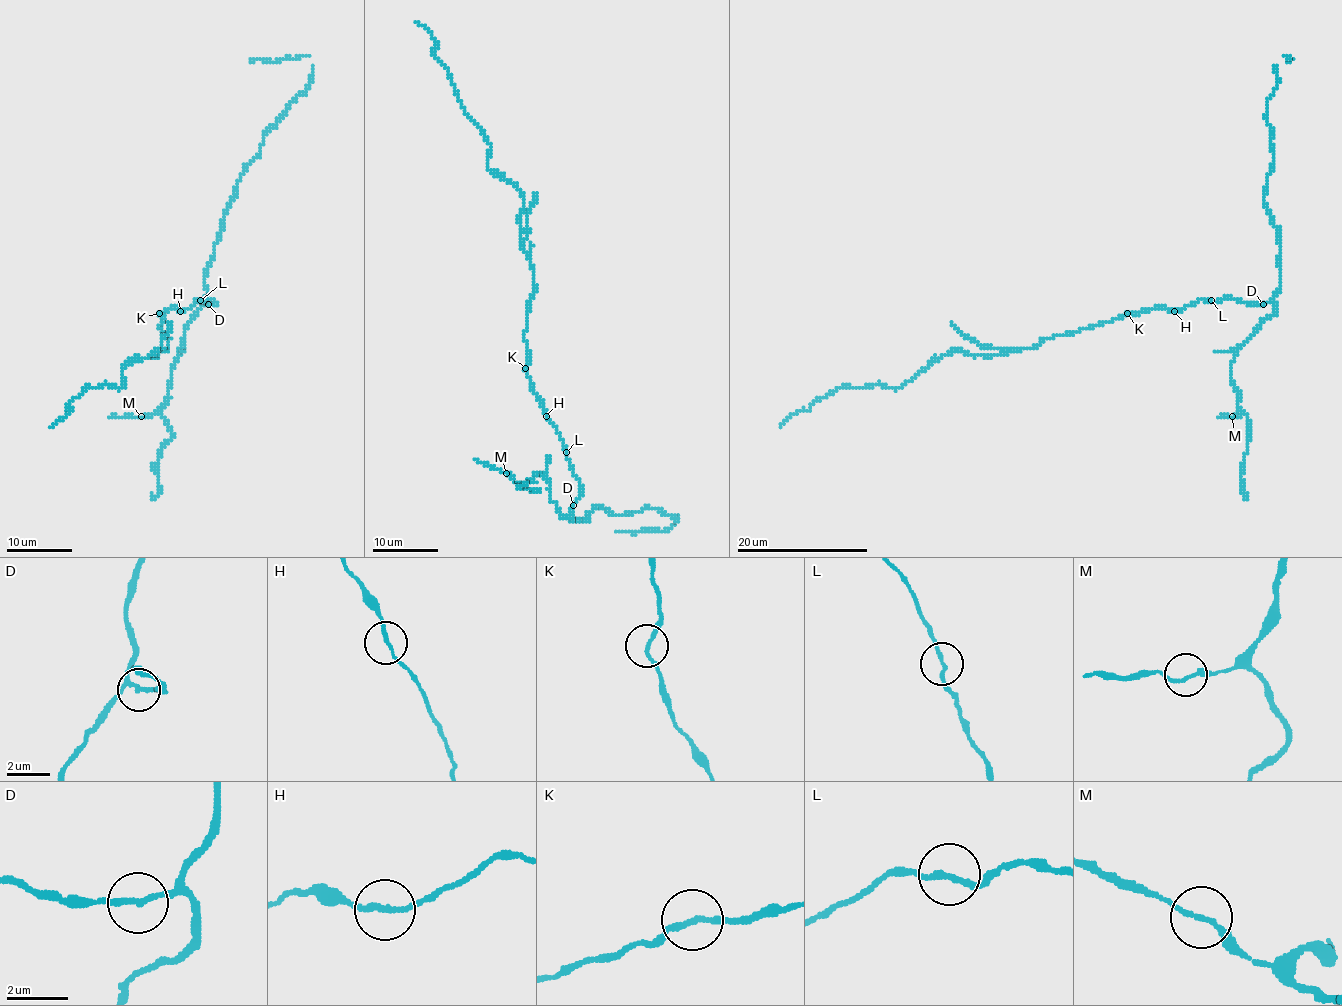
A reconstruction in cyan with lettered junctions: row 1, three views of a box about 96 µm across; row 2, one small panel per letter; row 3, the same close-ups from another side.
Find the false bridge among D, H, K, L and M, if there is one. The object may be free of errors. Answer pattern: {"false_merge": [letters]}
{"false_merge": []}

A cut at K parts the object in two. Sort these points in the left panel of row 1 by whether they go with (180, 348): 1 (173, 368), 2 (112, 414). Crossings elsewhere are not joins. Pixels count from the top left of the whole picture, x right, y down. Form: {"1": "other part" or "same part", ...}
{"1": "same part", "2": "same part"}

